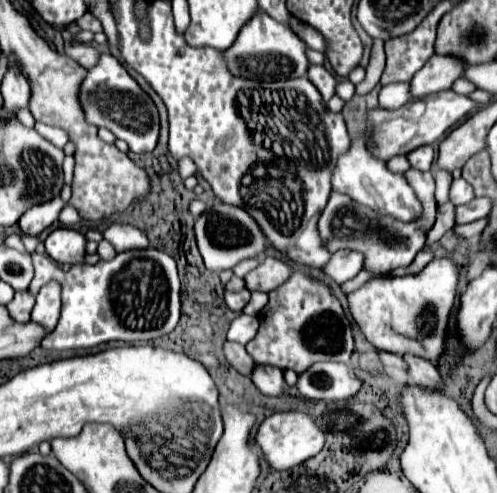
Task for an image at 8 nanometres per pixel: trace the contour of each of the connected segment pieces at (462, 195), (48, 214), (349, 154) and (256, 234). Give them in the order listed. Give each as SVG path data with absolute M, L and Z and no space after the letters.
M459 178L459 180L453 180L449 196L451 196L451 202L453 202L455 206L467 204L467 202L471 202L471 200L475 198L475 194L473 194L473 188L471 188L471 186L469 186L469 184L467 184L463 178Z
M57 196L49 202L43 202L39 206L33 206L31 210L27 210L23 214L23 218L19 218L21 234L23 236L41 236L41 232L47 230L57 220L63 206L65 206L65 202Z
M365 132L355 136L351 142L351 148L339 156L331 176L331 184L333 184L333 192L347 194L351 200L375 210L377 214L391 216L401 222L411 222L419 218L419 214L423 214L423 204L419 202L419 198L415 198L415 192L411 190L403 174L391 172L385 160L379 160L369 152Z
M225 202L207 206L207 210L195 218L195 236L197 236L197 246L205 260L205 266L217 274L233 268L241 260L259 258L267 250L267 238L263 230L259 230L255 220L243 208L237 208Z

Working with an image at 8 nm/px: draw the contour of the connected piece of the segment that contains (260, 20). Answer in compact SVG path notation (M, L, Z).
M261 12L243 26L235 44L225 50L225 56L229 62L229 70L233 74L239 74L251 80L261 80L261 82L273 82L273 80L305 76L309 66L305 50L307 50L307 44L303 44L301 38L295 36L289 26Z

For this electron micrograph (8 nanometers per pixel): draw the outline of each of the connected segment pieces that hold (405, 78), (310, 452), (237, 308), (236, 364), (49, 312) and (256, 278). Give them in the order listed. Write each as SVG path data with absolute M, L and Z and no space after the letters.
M441 2L411 34L385 42L387 66L381 78L383 86L393 82L409 82L413 74L433 56L437 22L453 6L453 2Z
M275 412L273 416L265 418L263 424L259 426L257 444L261 446L273 470L287 470L319 454L325 446L325 432L317 426L317 422L307 412Z
M239 290L239 292L225 292L225 302L233 312L241 312L245 304L249 302L251 292L249 290Z
M225 342L225 358L229 360L229 364L241 372L243 376L251 376L253 368L255 368L255 360L245 352L245 346L241 344L233 344L233 342Z
M49 282L37 294L31 320L35 320L35 324L41 324L47 332L53 332L59 320L59 312L61 312L61 286L57 282Z
M267 256L253 272L245 276L247 288L249 290L261 290L261 292L271 292L279 288L287 278L293 274L293 266L289 266L285 260L279 260L275 256Z

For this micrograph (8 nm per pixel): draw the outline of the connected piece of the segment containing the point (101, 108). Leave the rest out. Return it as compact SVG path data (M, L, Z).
M101 54L99 62L87 70L87 76L83 78L79 88L79 102L87 122L91 122L97 128L105 126L107 130L111 130L117 138L129 144L131 152L135 154L153 152L159 136L157 108L115 56Z

